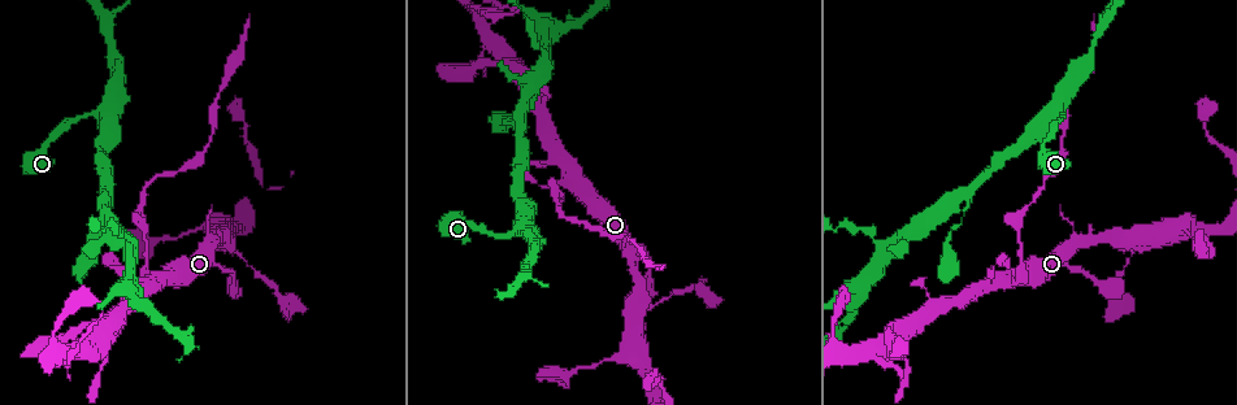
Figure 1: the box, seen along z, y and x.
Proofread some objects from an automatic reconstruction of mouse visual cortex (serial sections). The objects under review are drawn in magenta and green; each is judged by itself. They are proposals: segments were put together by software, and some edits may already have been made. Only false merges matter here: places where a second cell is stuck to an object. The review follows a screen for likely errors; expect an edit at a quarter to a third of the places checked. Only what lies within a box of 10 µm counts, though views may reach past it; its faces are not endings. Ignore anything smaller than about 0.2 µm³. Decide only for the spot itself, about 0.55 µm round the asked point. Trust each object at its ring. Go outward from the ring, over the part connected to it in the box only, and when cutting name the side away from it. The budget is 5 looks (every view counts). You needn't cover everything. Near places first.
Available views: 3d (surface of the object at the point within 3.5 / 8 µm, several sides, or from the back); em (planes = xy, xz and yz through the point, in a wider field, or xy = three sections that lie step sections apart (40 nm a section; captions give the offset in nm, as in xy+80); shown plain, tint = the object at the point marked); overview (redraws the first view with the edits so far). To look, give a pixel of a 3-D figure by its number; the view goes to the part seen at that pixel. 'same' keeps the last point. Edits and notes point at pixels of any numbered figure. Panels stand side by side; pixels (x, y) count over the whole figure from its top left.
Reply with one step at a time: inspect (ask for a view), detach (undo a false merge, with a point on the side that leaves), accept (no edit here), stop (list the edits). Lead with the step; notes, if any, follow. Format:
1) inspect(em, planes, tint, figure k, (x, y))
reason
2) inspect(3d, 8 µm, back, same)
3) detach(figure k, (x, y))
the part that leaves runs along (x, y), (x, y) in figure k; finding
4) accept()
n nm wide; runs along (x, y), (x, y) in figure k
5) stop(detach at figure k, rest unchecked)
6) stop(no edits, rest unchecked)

inspect(3d, 3.5 µm, back, figure 1, (103, 113))
three arms meet

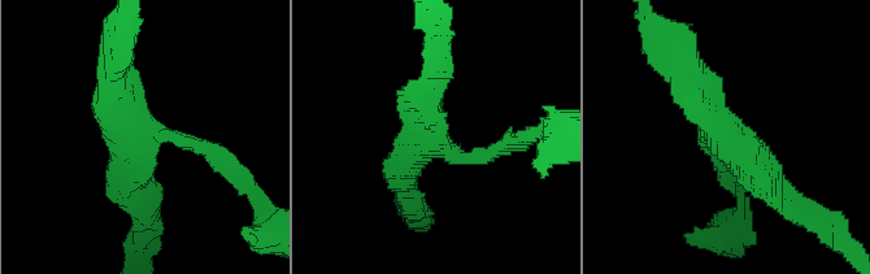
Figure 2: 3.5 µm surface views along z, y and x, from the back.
inspect(em, xy, step 1, tint, figure 2, (722, 130))
3 arms; arms of 150, 350, 400 nm

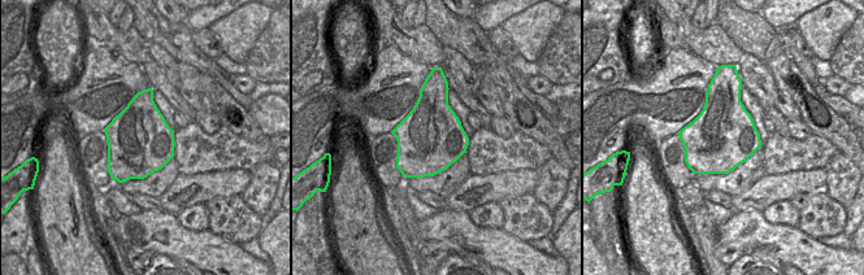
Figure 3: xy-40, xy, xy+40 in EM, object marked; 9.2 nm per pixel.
inspect(em, xy, step 2, tint, same)

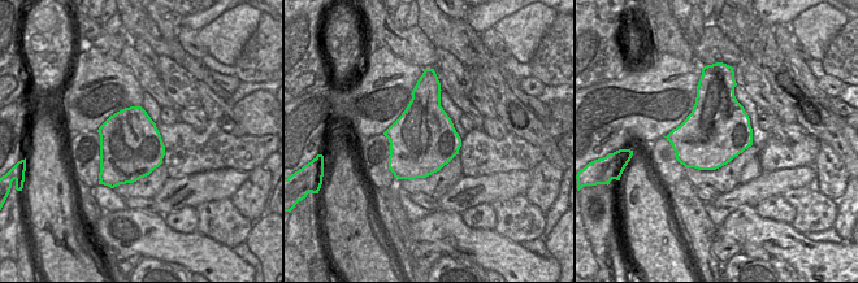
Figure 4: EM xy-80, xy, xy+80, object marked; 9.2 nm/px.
accept()
one cell here

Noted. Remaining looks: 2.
inspect(3d, 3.5 µm, back, figure 1, (131, 249))
abrupt turn

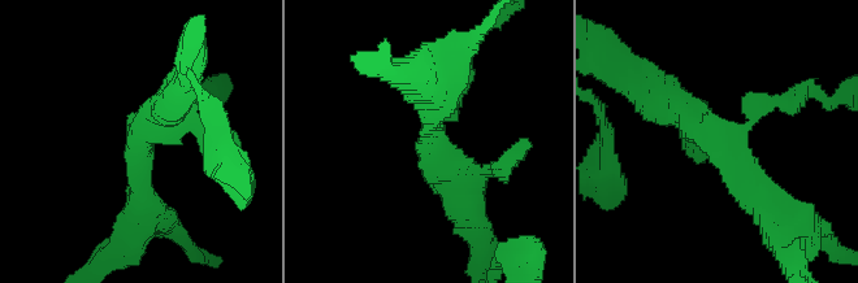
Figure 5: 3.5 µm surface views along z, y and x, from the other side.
inspect(em, xy, step 5, tint, figure 5, (140, 141))
3 arms; arms of 200, 300, 450 nm

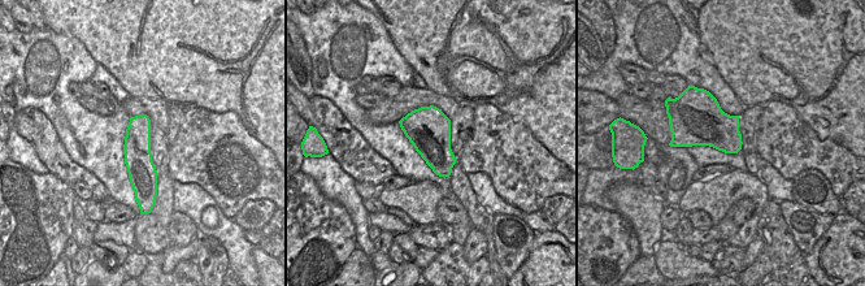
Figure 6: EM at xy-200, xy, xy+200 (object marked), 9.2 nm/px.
accept()
runs along (143, 117), (140, 169), (147, 194) in figure 6; one cell here

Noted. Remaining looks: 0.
stop(no edits, rest unchecked)

